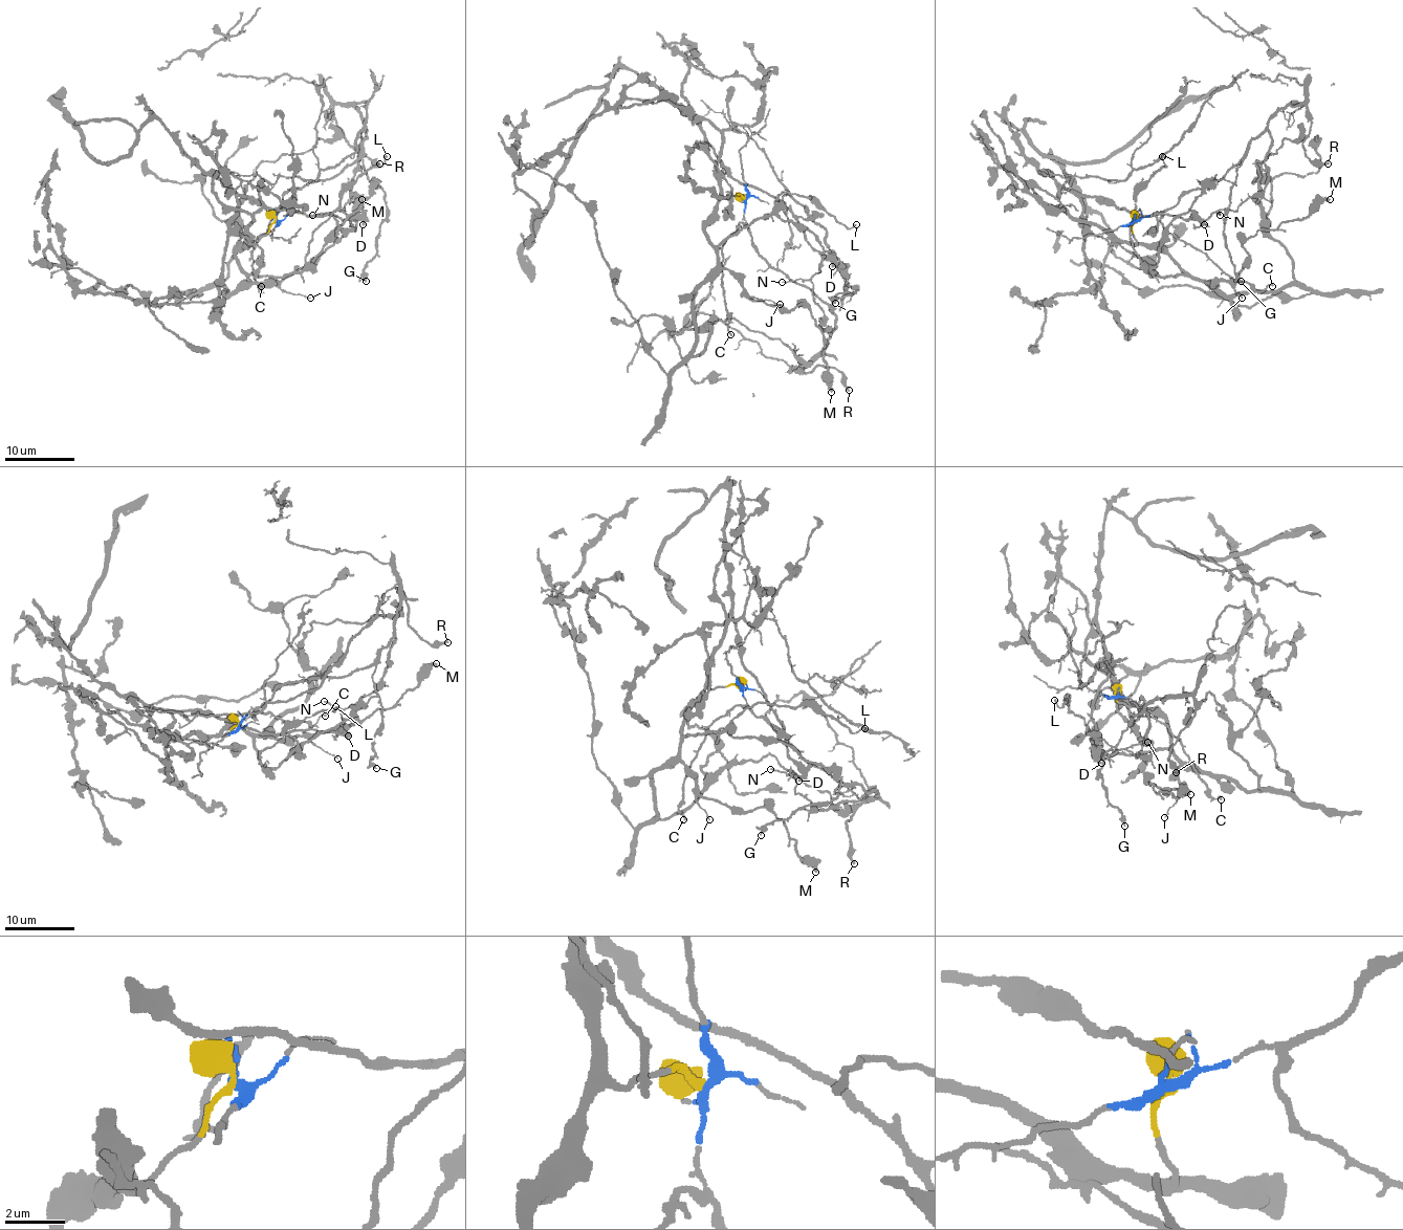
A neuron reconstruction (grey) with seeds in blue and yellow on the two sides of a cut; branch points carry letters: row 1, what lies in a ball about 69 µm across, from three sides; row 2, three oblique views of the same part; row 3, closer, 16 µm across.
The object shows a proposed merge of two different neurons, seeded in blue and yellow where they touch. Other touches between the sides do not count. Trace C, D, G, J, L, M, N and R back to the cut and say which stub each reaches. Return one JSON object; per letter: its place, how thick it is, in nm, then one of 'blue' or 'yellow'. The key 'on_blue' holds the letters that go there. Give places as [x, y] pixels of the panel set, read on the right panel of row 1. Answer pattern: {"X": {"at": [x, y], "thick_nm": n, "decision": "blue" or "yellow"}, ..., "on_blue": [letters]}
{"C": {"at": [1272, 286], "thick_nm": 190, "decision": "blue"}, "D": {"at": [1204, 224], "thick_nm": 440, "decision": "blue"}, "G": {"at": [1241, 281], "thick_nm": 180, "decision": "blue"}, "J": {"at": [1242, 298], "thick_nm": 130, "decision": "yellow"}, "L": {"at": [1162, 156], "thick_nm": 150, "decision": "yellow"}, "M": {"at": [1330, 199], "thick_nm": 400, "decision": "yellow"}, "N": {"at": [1220, 215], "thick_nm": 120, "decision": "blue"}, "R": {"at": [1328, 163], "thick_nm": 240, "decision": "blue"}, "on_blue": ["C", "D", "G", "N", "R"]}

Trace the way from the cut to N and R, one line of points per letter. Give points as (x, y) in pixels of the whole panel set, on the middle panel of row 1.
N: (745, 197), (745, 223), (755, 249), (835, 314), (830, 333), (827, 326), (824, 330), (813, 284), (782, 283)
R: (745, 197), (745, 223), (755, 249), (835, 314), (830, 338), (803, 370), (834, 366), (850, 391)

